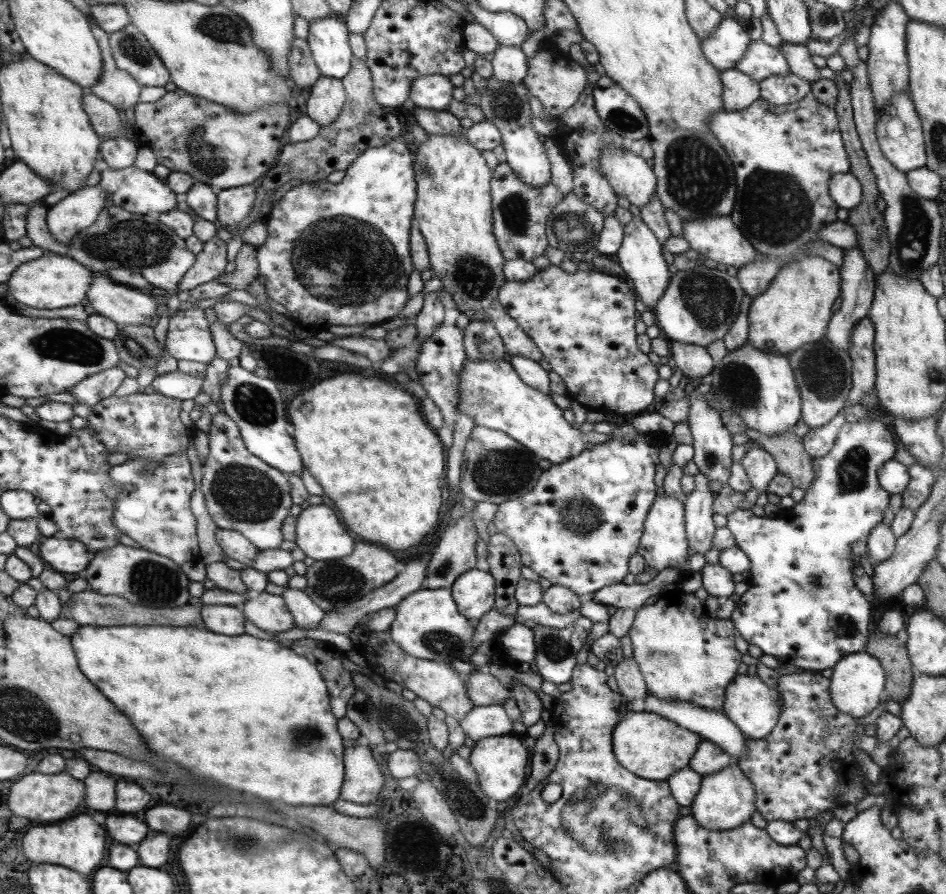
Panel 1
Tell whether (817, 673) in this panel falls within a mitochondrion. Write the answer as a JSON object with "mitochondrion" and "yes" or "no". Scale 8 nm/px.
{"mitochondrion":"no"}

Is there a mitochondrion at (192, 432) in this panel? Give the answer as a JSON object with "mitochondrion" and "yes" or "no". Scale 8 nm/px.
{"mitochondrion":"no"}

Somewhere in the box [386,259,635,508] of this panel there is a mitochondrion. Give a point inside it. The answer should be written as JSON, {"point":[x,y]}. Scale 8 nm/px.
{"point":[506,472]}

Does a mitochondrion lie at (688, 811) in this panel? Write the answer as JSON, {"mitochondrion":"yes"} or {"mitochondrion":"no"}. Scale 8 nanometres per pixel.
{"mitochondrion":"no"}

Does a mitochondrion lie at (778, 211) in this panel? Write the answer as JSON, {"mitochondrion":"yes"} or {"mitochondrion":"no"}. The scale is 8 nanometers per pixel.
{"mitochondrion":"yes"}

